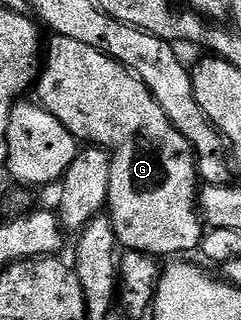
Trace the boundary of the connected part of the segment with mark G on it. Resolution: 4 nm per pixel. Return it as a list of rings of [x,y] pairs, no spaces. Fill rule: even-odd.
[[[53,35],[47,41],[47,56],[35,81],[36,89],[36,100],[55,115],[63,127],[67,127],[71,136],[76,137],[78,142],[109,152],[111,183],[107,216],[122,250],[134,249],[158,259],[173,259],[178,255],[189,255],[192,249],[193,252],[200,250],[203,222],[197,203],[197,158],[187,139],[175,131],[171,119],[163,115],[163,107],[159,107],[151,91],[132,71],[123,68],[108,53],[87,47],[87,43],[79,43],[79,39]]]

